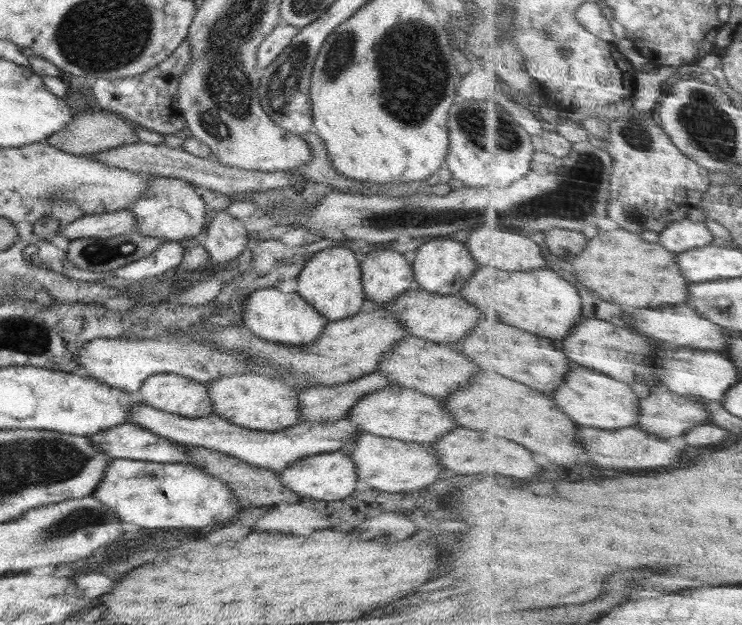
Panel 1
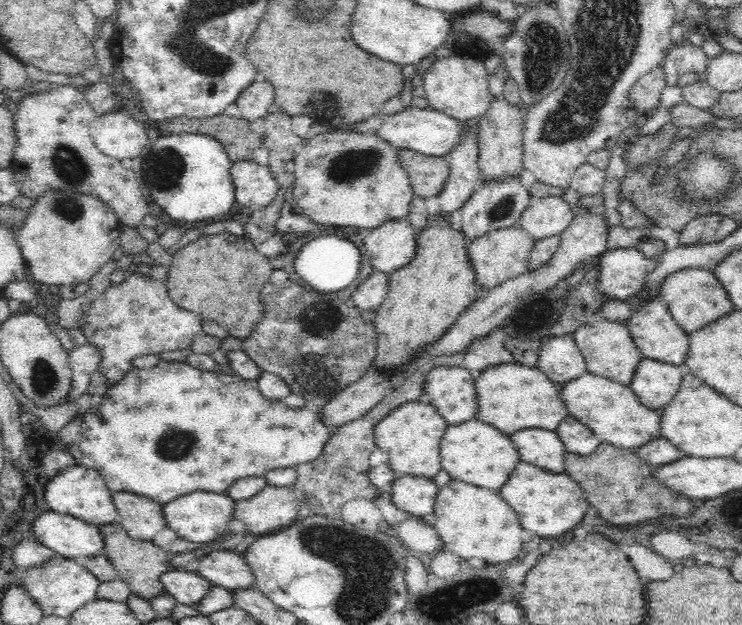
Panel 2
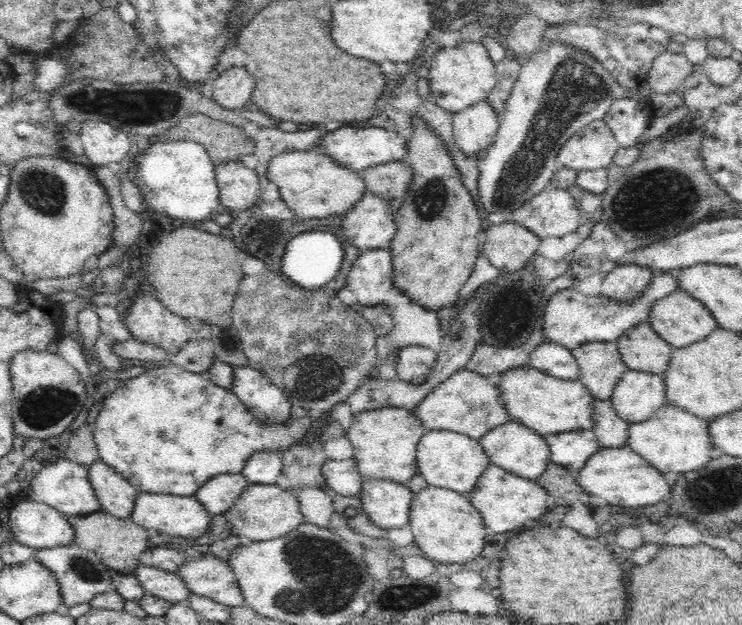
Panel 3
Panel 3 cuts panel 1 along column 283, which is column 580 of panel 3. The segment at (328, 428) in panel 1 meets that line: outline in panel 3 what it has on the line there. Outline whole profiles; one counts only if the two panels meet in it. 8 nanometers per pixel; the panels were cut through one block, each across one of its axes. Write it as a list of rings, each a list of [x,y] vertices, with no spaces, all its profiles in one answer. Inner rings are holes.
[[[572,430],[544,435],[550,445],[551,462],[568,467],[571,472],[580,471],[590,456],[598,452],[602,446],[593,430]]]

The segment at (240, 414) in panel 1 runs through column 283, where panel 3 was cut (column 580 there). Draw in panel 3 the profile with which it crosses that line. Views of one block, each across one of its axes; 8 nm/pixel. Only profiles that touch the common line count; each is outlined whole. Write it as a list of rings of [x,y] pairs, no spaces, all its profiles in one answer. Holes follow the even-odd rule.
[[[528,367],[506,370],[498,385],[502,403],[510,413],[510,420],[534,429],[539,435],[561,433],[572,430],[593,430],[594,395],[580,379],[567,381],[551,377],[541,370]]]

